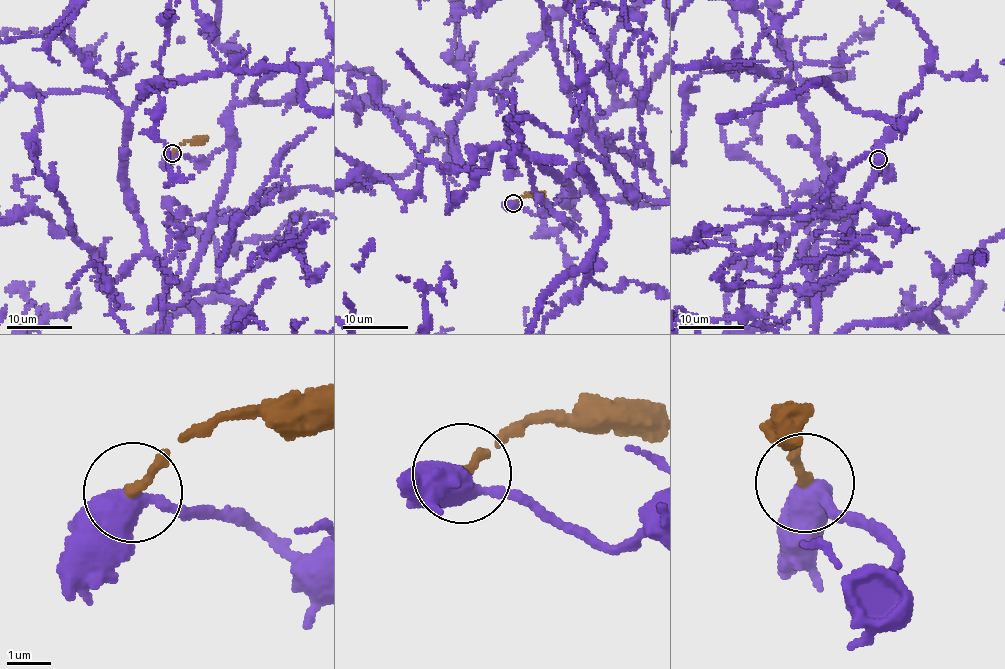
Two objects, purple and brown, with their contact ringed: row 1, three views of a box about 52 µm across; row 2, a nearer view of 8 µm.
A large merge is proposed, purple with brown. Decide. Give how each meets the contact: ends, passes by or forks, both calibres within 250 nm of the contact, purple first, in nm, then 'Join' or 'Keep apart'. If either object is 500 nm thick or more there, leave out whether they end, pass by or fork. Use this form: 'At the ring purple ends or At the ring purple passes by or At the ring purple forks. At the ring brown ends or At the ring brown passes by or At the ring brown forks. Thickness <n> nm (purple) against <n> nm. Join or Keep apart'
At the ring purple passes by. At the ring brown ends. Thickness 480 nm (purple) against 240 nm. Keep apart

